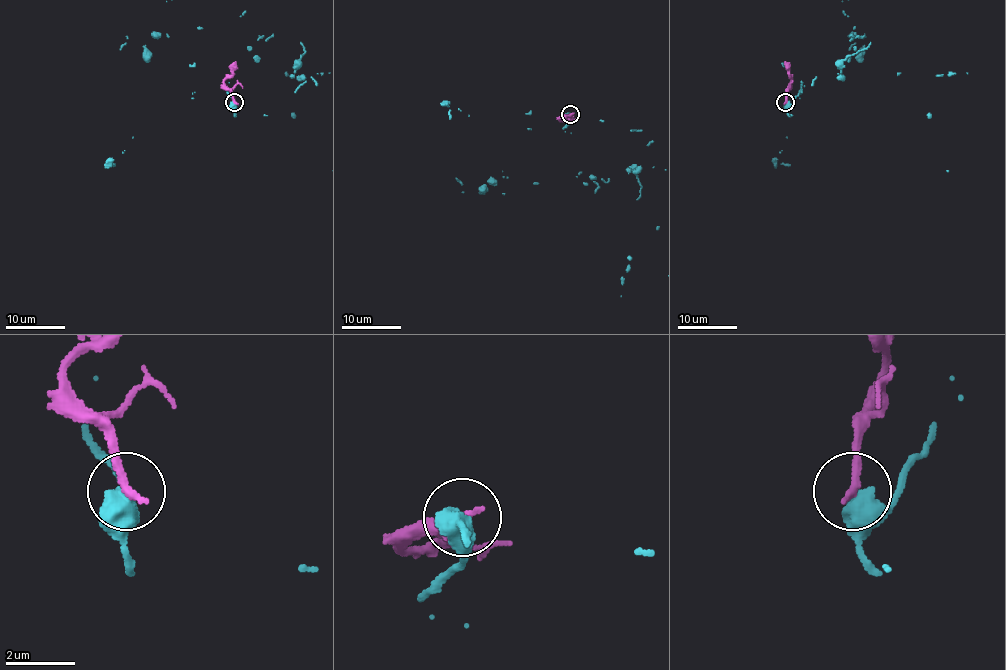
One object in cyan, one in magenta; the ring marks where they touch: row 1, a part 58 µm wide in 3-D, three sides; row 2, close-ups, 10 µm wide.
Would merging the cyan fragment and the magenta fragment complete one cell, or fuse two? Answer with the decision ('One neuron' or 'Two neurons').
Two neurons

